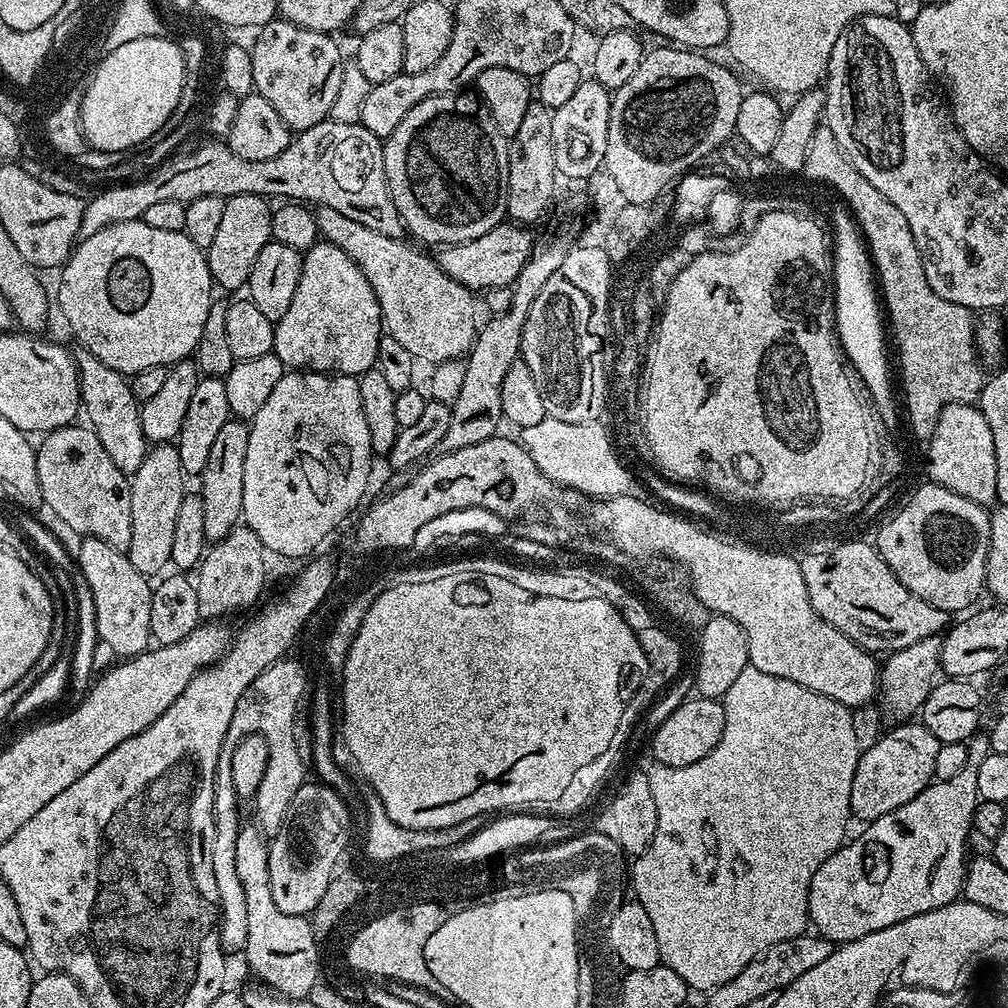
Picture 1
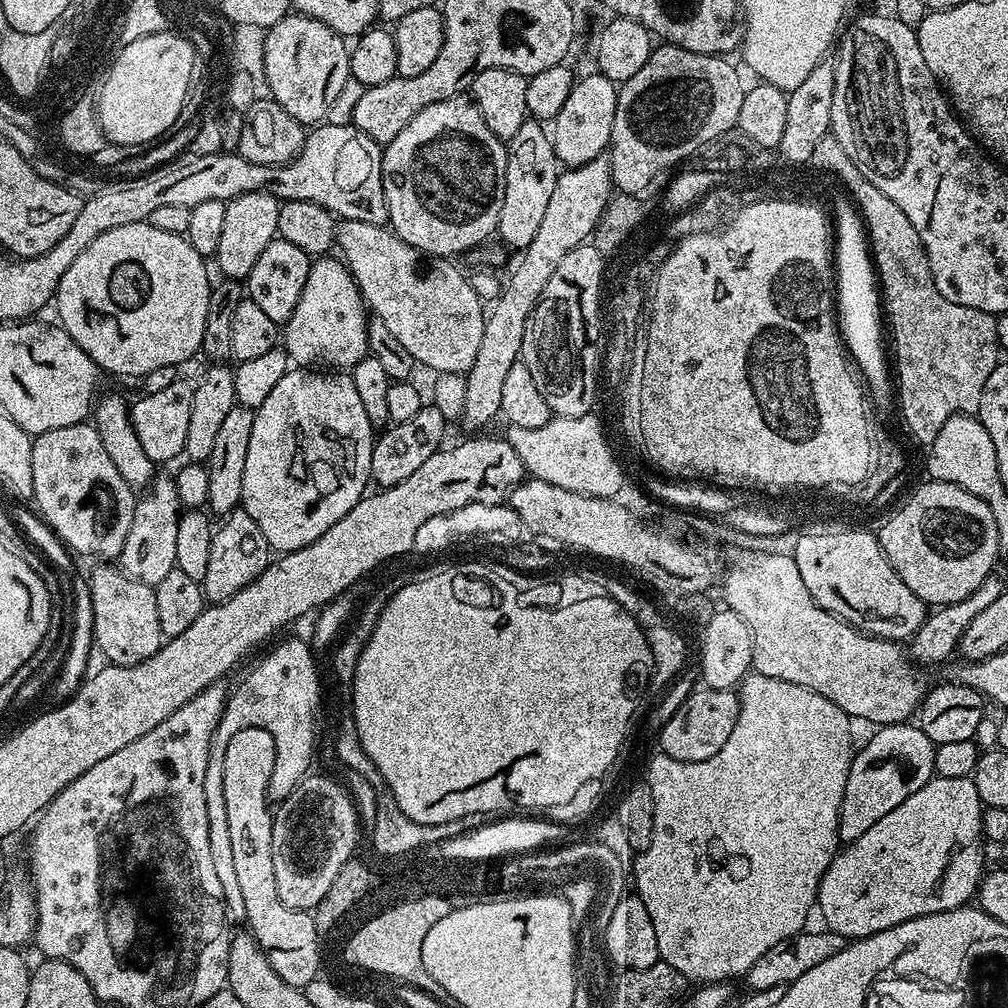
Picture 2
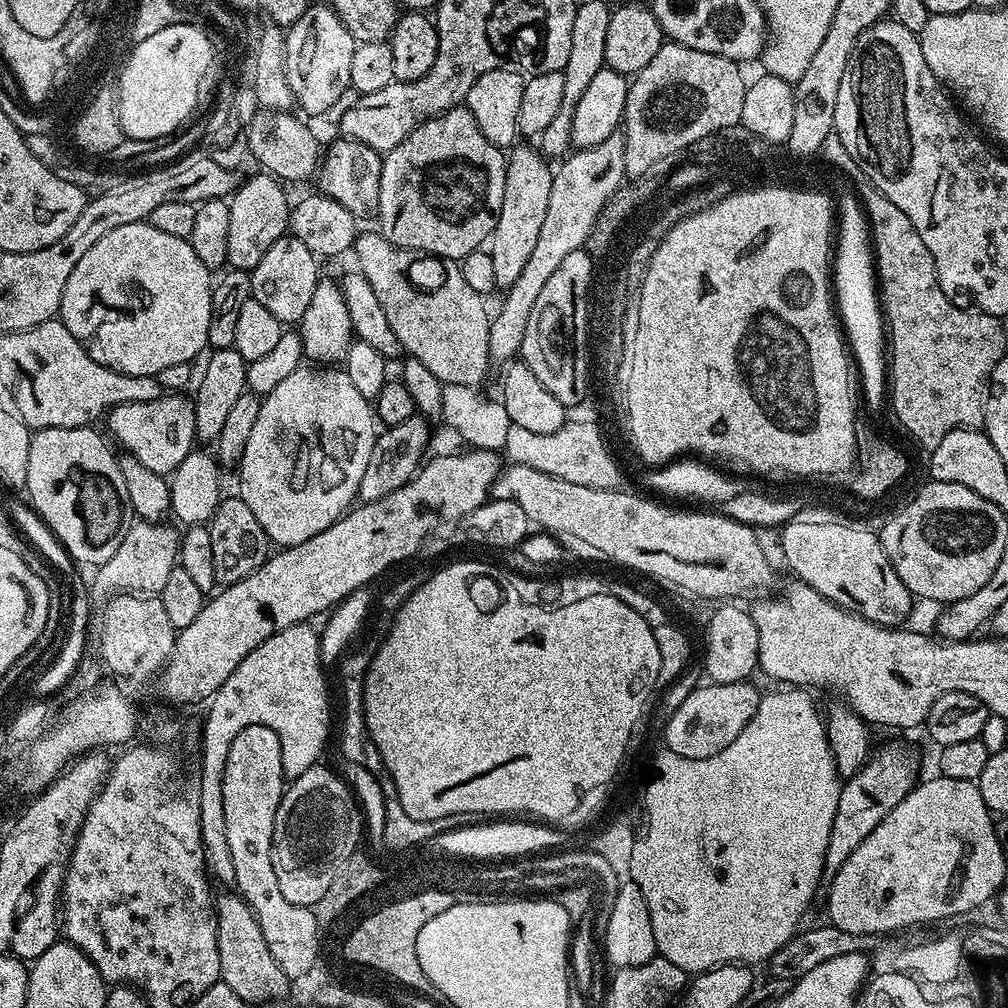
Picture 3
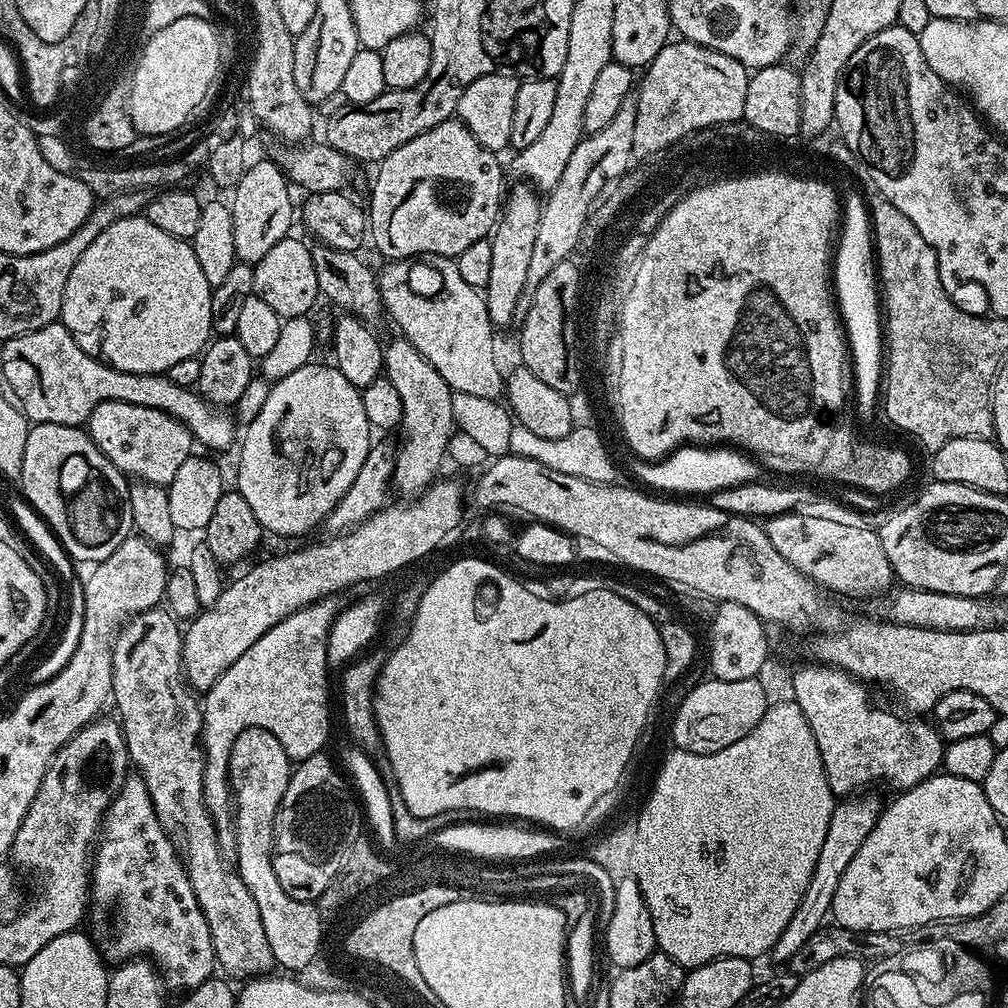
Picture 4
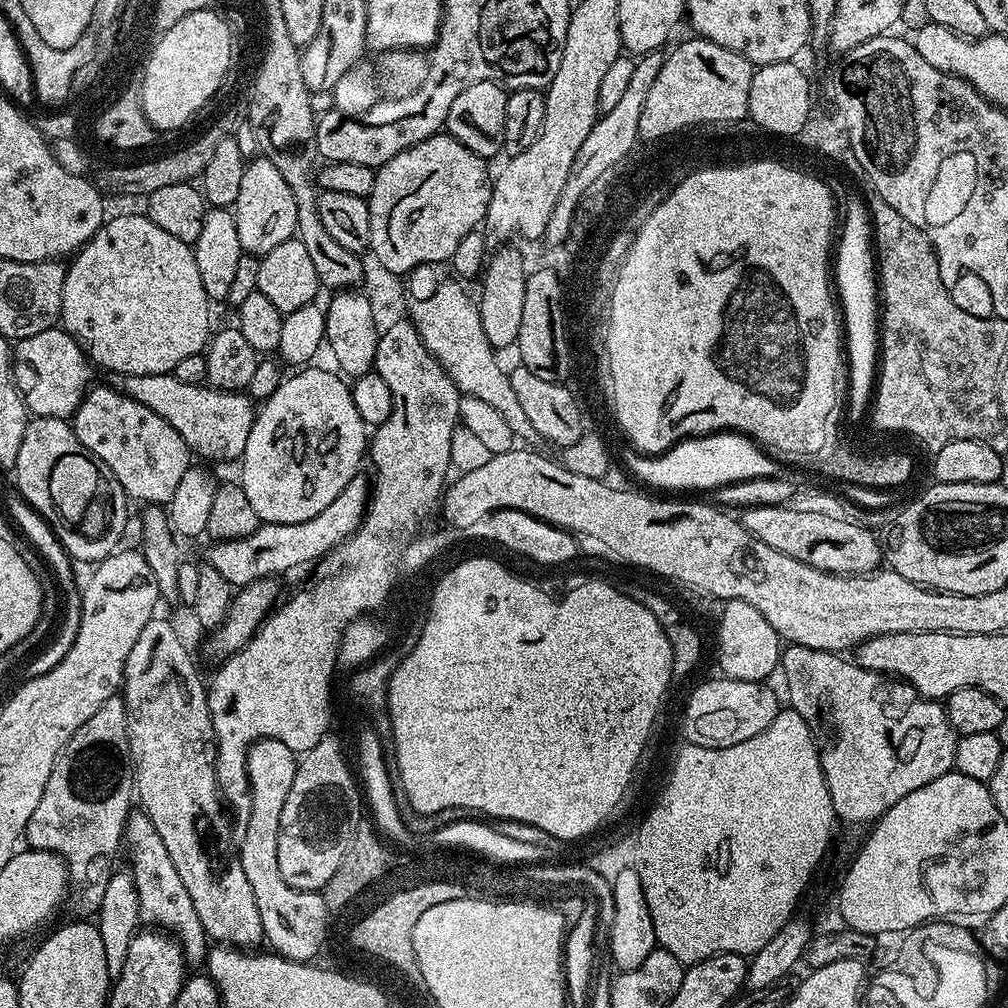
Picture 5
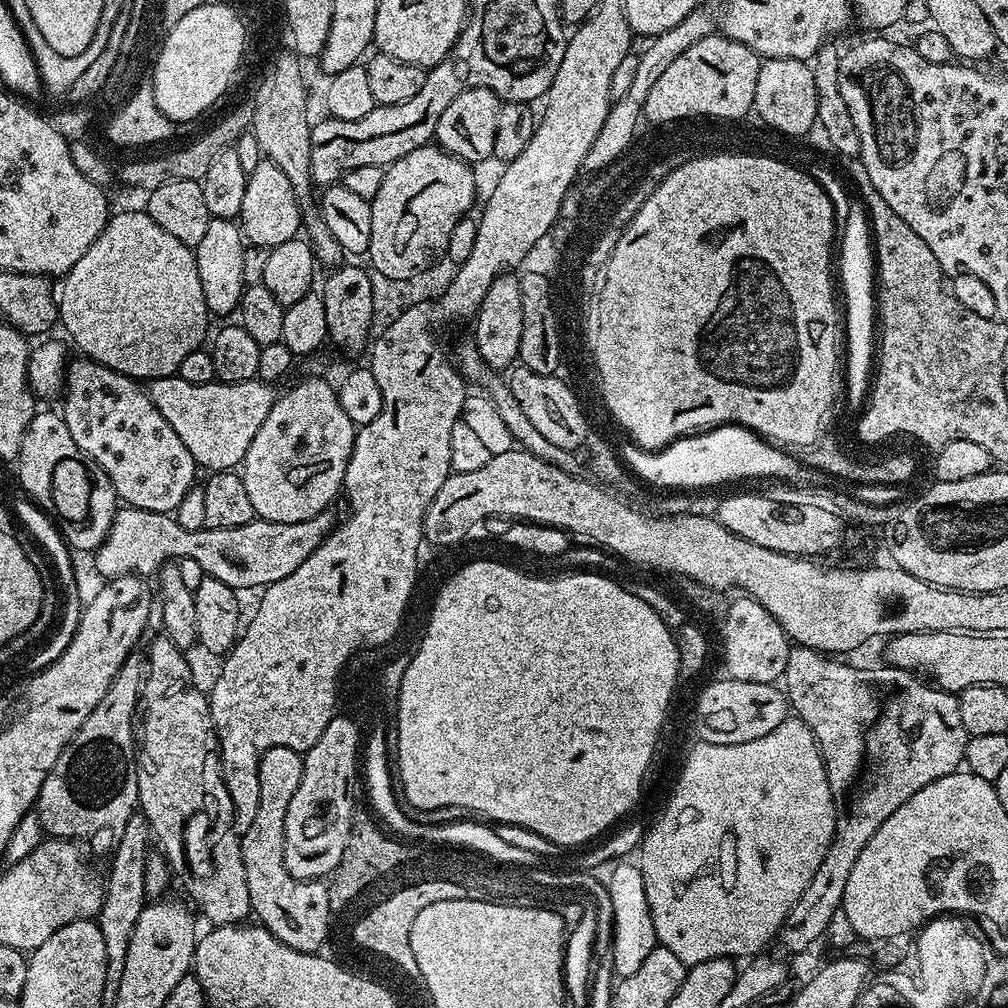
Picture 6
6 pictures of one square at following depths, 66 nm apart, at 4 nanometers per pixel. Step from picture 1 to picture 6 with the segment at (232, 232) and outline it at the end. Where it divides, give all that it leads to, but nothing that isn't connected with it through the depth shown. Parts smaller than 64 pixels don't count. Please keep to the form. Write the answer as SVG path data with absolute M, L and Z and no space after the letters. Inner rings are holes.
M267 158L248 174L246 195L242 197L242 210L238 217L241 232L249 245L258 248L273 248L287 240L297 239L302 228L300 207L294 194L294 186L290 186L290 178L278 170Z

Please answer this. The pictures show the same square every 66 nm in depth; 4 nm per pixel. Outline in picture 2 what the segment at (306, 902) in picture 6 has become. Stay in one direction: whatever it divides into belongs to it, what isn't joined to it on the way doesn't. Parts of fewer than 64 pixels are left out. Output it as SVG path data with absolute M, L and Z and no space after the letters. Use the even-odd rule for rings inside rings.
M258 726L238 730L226 746L222 766L226 830L230 830L230 846L242 893L244 920L279 977L287 977L295 984L304 983L316 968L315 932L312 931L315 918L311 911L303 912L286 906L286 902L278 898L278 889L274 886L274 812L268 794L270 774L274 774L274 738L270 738L270 730L262 730Z

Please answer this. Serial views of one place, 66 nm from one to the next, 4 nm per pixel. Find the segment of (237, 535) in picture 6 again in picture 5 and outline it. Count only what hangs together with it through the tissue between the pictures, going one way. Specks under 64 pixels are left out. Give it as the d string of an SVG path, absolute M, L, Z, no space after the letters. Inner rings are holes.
M358 474L344 487L342 494L322 510L314 518L306 518L306 522L293 524L265 524L254 530L254 534L246 534L246 538L237 540L215 541L206 556L207 563L212 565L226 582L234 586L243 586L275 577L276 572L288 572L291 568L300 568L303 564L315 565L324 559L333 548L337 548L342 541L349 540L358 530L358 526L368 511L370 499L370 480L364 474Z

